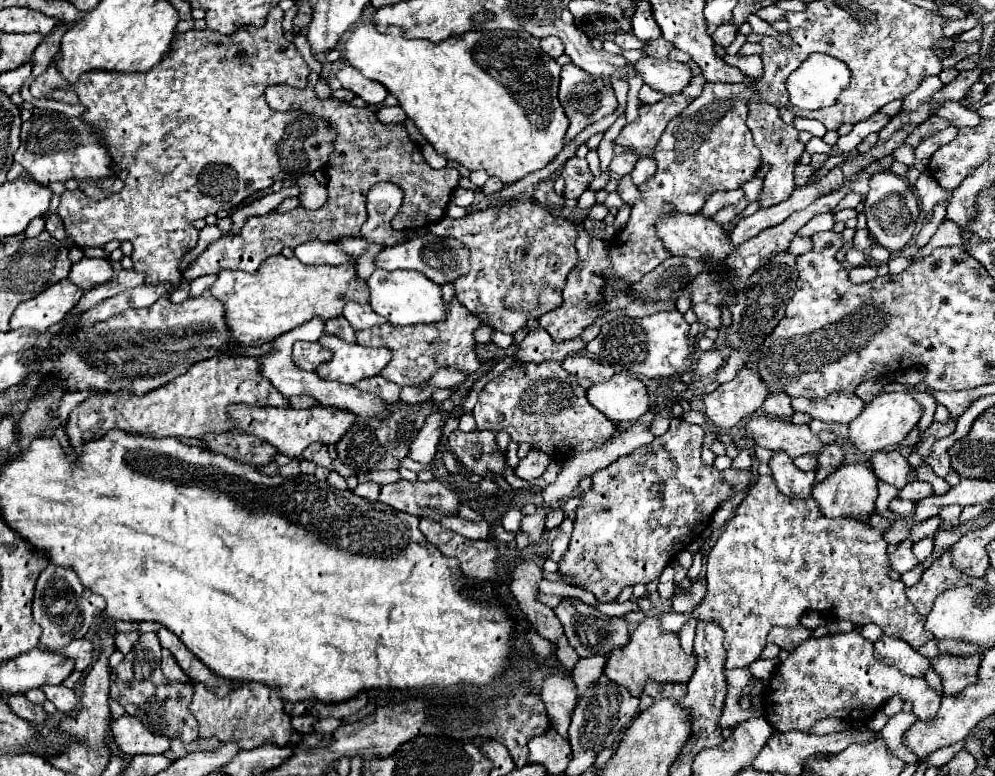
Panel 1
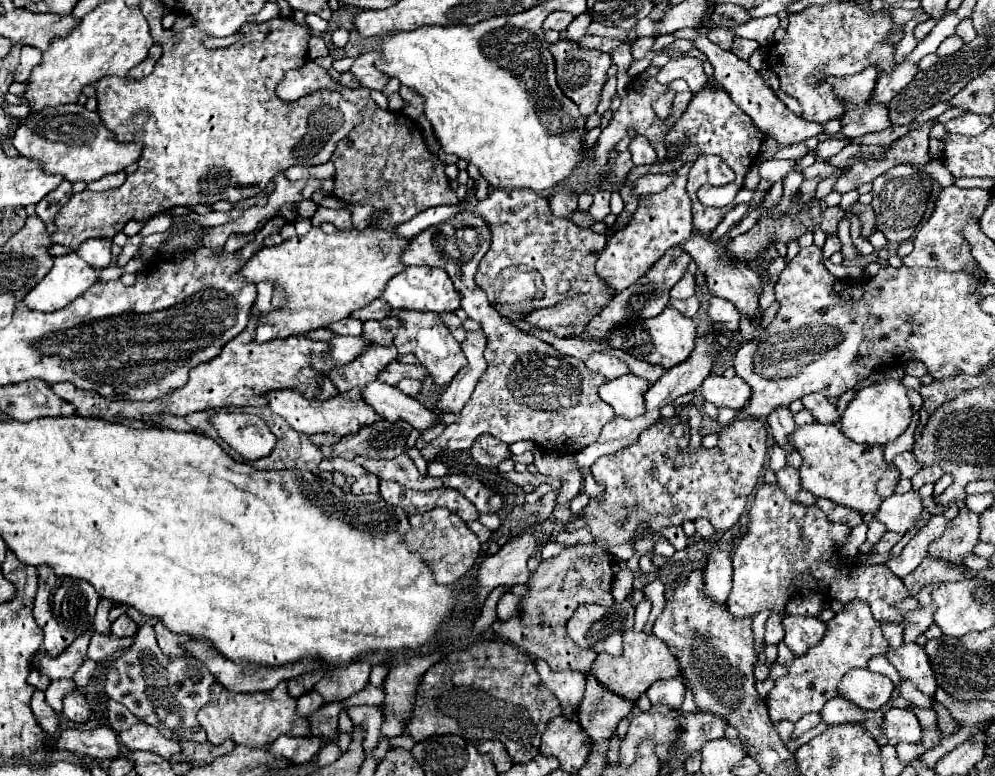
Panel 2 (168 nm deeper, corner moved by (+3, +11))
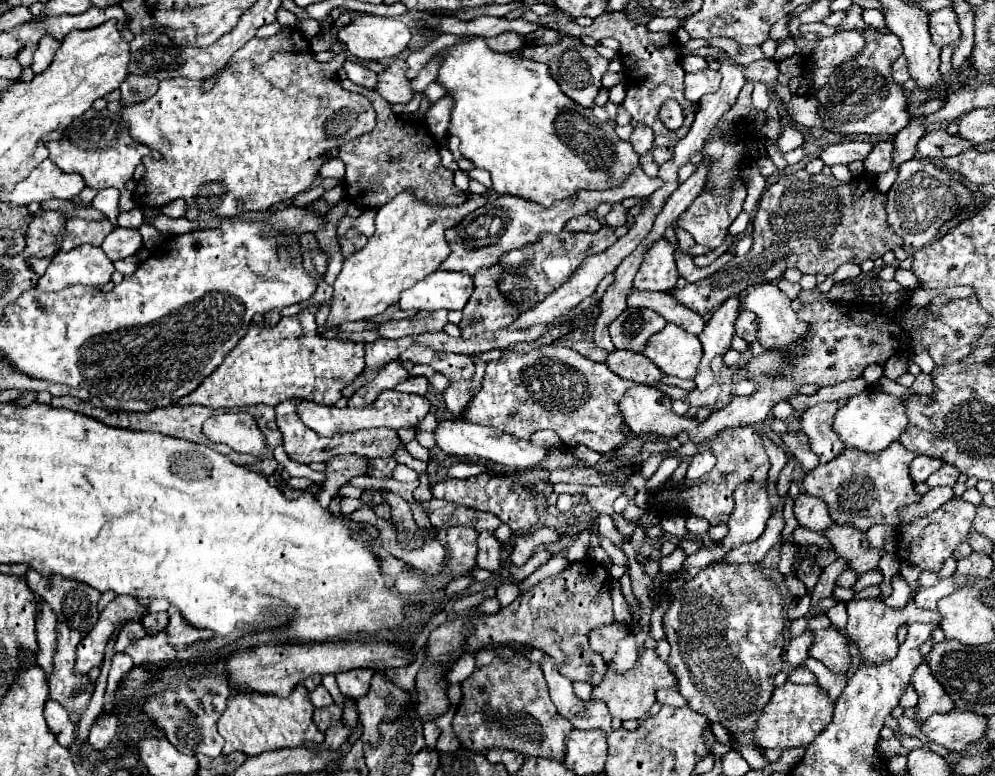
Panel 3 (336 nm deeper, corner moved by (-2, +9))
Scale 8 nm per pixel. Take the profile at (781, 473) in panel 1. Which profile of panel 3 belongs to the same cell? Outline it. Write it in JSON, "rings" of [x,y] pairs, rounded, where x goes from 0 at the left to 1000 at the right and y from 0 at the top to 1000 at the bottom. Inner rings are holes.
{"rings":[[[814,637],[802,639],[802,644],[798,647],[798,665],[804,678],[816,686],[830,686],[832,678],[836,678],[830,649],[824,642],[818,642]]]}

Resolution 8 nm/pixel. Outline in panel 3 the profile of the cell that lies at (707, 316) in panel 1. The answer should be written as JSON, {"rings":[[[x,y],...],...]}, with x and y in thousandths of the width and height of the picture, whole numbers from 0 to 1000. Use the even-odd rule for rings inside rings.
{"rings":[[[746,399],[742,412],[740,412],[740,433],[748,436],[752,443],[762,441],[760,436],[760,407],[756,407],[756,402]]]}

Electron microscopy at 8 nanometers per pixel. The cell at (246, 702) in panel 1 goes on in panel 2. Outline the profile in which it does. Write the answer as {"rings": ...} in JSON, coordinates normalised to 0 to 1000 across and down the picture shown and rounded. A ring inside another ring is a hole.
{"rings":[[[282,879],[270,892],[236,894],[226,889],[222,881],[212,884],[212,902],[198,918],[200,933],[208,941],[208,954],[212,959],[222,959],[224,954],[234,954],[236,959],[246,959],[250,964],[266,964],[278,948],[309,948],[311,930],[296,918],[296,902],[288,894],[288,879]],[[284,941],[303,941],[303,946],[292,946]]]}

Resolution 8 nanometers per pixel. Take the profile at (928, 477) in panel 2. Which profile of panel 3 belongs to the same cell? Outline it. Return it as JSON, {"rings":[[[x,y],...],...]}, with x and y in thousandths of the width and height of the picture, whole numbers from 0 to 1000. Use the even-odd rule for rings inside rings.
{"rings":[[[949,598],[943,608],[939,608],[939,611],[931,619],[931,624],[933,624],[935,629],[941,629],[941,626],[959,626],[961,619],[963,619],[963,613],[965,613],[965,608],[961,606],[961,601]]]}

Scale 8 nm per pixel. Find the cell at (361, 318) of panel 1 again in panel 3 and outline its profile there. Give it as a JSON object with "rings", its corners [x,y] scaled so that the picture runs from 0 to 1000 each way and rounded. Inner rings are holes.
{"rings":[[[398,392],[396,394],[392,394],[388,402],[384,402],[382,407],[378,407],[378,410],[374,410],[376,415],[390,415],[390,412],[404,412],[404,410],[412,410],[414,407],[414,402],[404,402]]]}

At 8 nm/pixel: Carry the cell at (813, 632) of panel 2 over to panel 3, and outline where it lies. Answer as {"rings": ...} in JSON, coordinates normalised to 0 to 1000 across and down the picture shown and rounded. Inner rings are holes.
{"rings":[[[838,809],[820,812],[814,845],[834,861],[838,869],[846,869],[854,861],[856,851],[852,843],[852,825]]]}

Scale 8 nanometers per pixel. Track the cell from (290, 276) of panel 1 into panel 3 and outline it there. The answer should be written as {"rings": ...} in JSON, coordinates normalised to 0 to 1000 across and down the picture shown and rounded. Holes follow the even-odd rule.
{"rings":[[[402,247],[396,258],[386,263],[378,276],[376,304],[370,307],[370,314],[364,322],[356,325],[346,338],[344,351],[336,363],[336,392],[332,394],[330,418],[336,423],[350,412],[370,412],[398,392],[406,374],[438,351],[442,338],[446,338],[446,330],[450,330],[446,299],[488,262],[486,253],[476,253],[464,265],[454,265],[454,271],[450,271],[454,273],[454,281],[446,278],[448,265],[430,263],[414,247]]]}

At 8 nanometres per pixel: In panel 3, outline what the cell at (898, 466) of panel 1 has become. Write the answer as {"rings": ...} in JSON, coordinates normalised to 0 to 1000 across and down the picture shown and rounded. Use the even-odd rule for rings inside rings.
{"rings":[[[921,588],[915,598],[915,613],[917,619],[923,624],[923,621],[931,621],[933,613],[937,608],[941,608],[945,601],[949,598],[949,593],[945,590],[935,590],[935,588]]]}

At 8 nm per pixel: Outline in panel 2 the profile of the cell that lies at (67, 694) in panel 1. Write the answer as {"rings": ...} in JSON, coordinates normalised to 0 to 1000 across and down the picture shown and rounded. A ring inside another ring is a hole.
{"rings":[[[73,887],[71,892],[65,894],[65,899],[63,899],[63,920],[71,930],[85,930],[89,925],[89,910],[87,910],[83,894],[77,887]]]}

